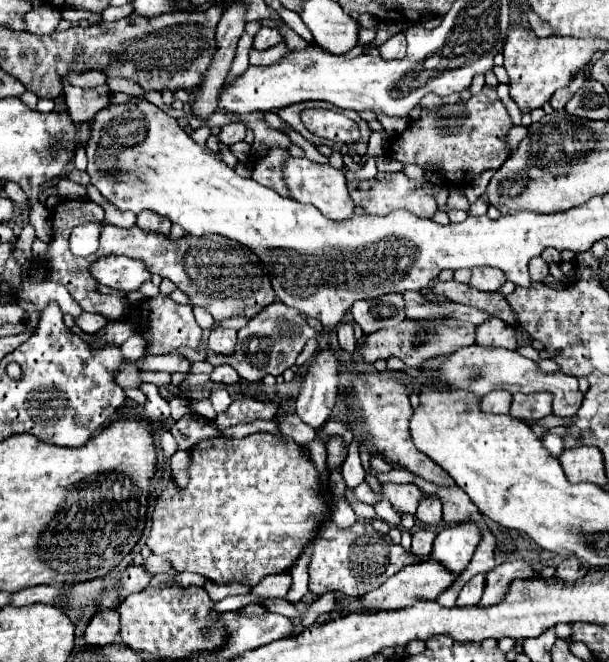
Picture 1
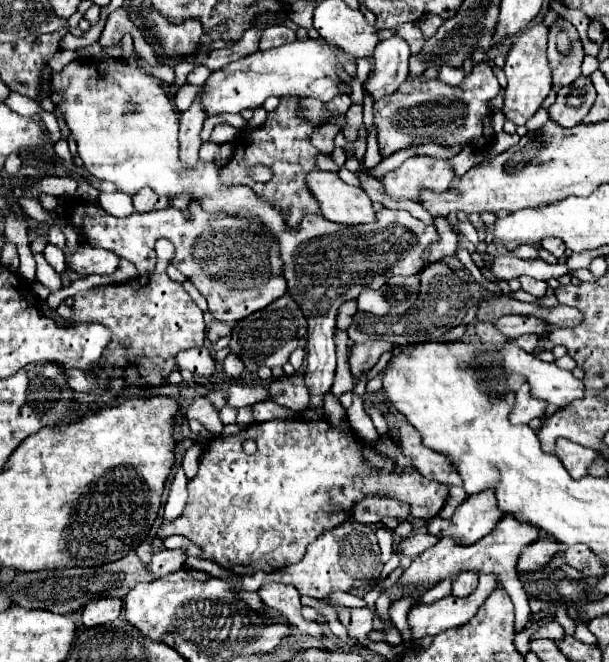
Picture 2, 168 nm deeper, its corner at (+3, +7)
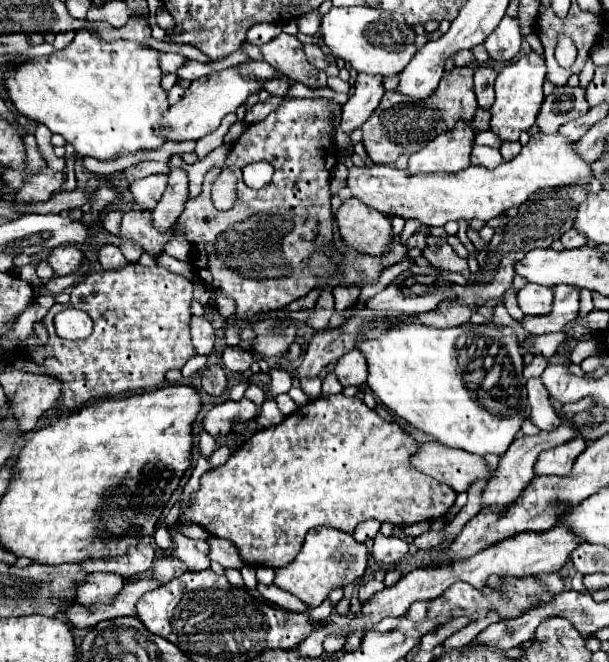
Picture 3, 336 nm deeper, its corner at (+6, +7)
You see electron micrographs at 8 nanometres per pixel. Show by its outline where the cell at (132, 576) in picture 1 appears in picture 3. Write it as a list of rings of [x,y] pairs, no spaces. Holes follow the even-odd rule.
[[[169,528],[169,532],[171,532],[173,544],[175,544],[175,548],[171,550],[173,558],[185,562],[187,570],[191,570],[191,572],[209,568],[209,558],[207,558],[209,544],[205,540],[191,540],[191,538],[183,536],[177,528]]]

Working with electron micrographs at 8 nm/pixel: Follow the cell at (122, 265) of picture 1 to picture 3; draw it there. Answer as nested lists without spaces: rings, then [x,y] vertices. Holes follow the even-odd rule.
[[[73,244],[57,246],[47,256],[47,262],[53,266],[57,276],[67,276],[67,274],[75,272],[83,264],[83,260],[85,260],[85,252]]]

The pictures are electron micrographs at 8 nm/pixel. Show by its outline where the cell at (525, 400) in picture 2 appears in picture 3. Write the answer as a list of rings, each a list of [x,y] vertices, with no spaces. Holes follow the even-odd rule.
[[[539,378],[527,380],[527,392],[529,392],[529,420],[541,428],[541,430],[551,430],[561,418],[555,414],[551,406],[551,398],[547,390],[541,386]]]

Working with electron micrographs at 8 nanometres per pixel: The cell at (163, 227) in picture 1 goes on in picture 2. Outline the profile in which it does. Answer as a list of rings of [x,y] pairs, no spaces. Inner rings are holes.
[[[140,190],[140,194],[134,194],[134,208],[138,212],[150,212],[150,210],[160,210],[166,208],[170,202],[168,198],[160,198],[154,194],[154,190]]]

